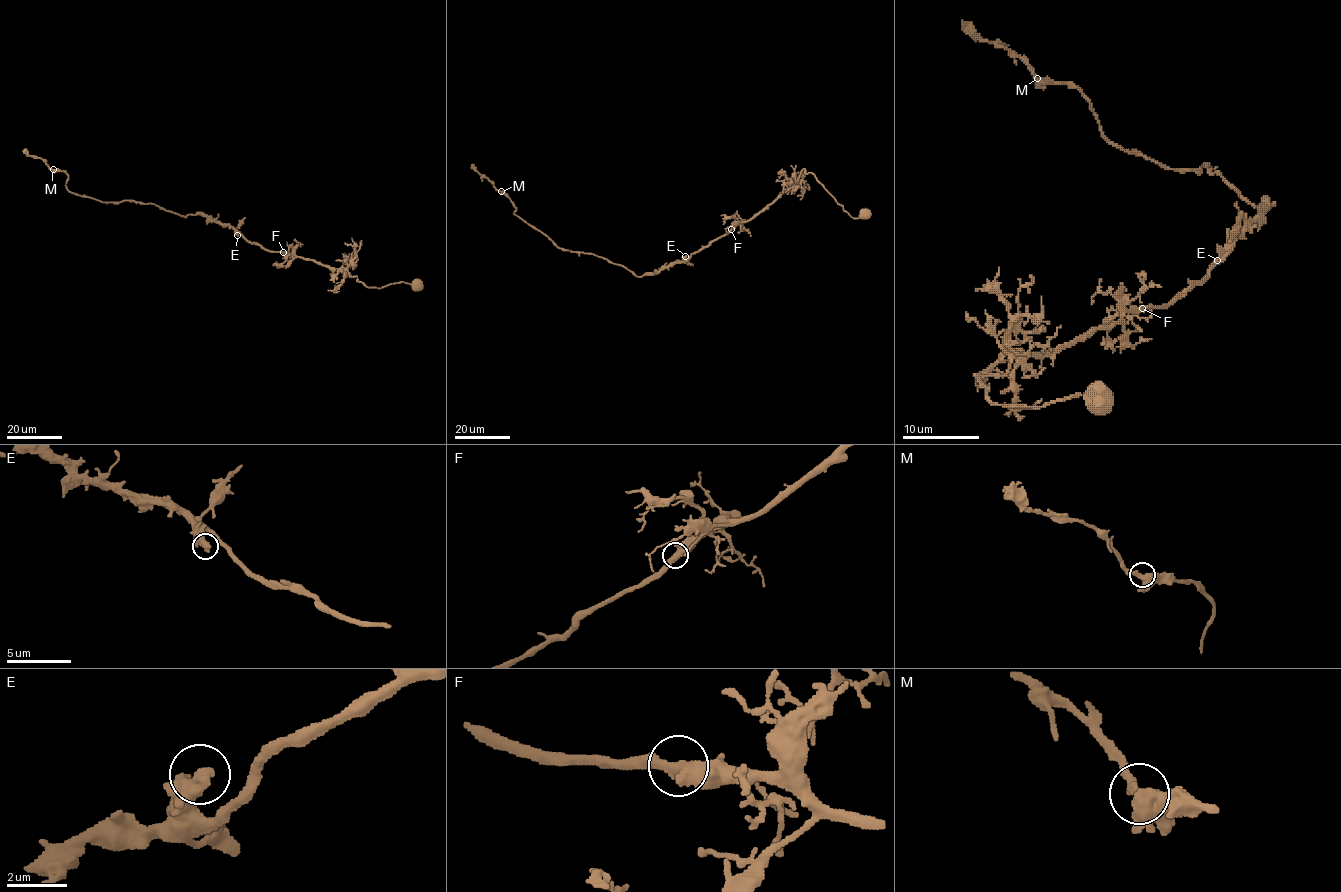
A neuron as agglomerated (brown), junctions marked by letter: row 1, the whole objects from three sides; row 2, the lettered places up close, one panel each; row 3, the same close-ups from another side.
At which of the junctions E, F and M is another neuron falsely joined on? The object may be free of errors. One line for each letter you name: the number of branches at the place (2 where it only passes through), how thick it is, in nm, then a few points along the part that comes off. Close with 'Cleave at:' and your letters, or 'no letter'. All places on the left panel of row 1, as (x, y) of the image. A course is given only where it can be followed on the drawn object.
Cleave at: no letter

